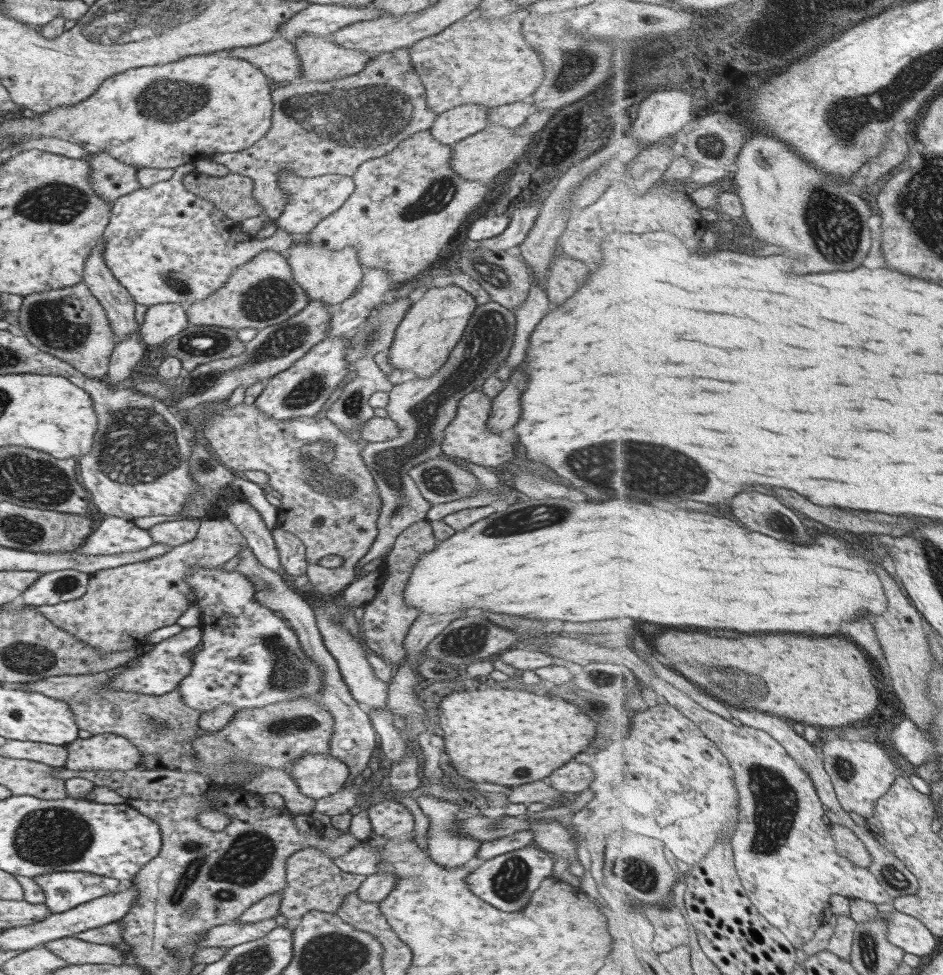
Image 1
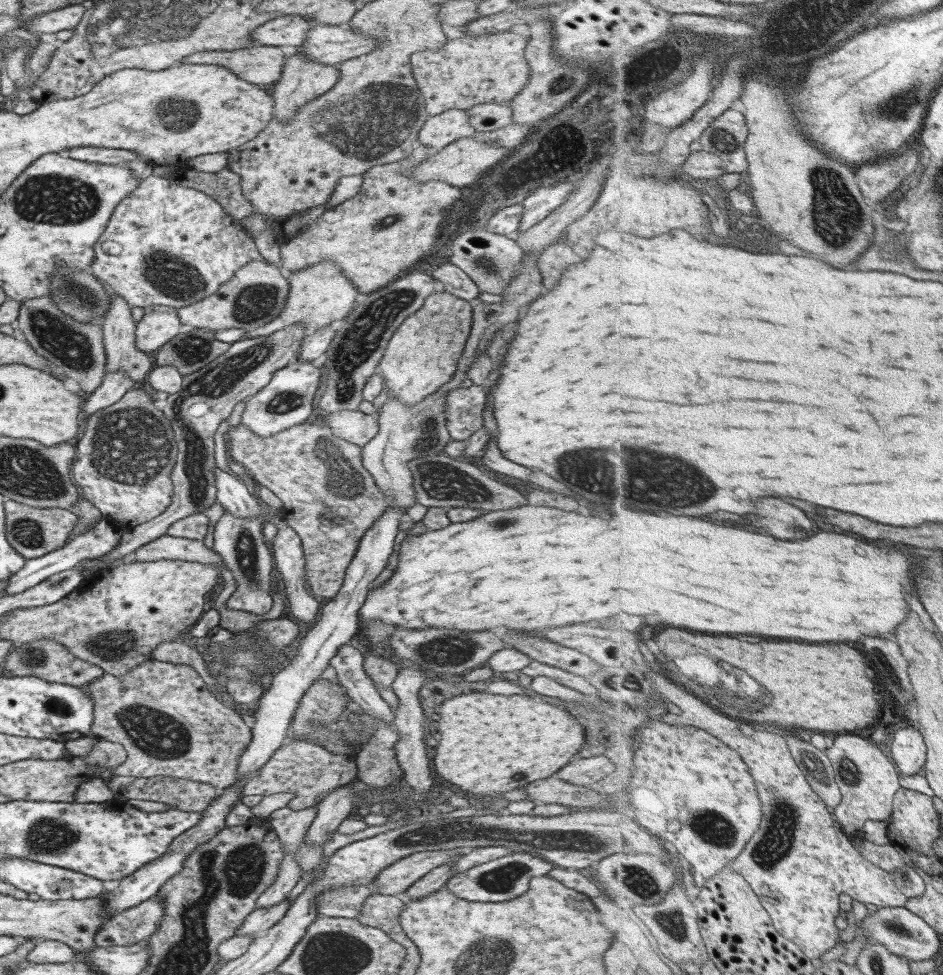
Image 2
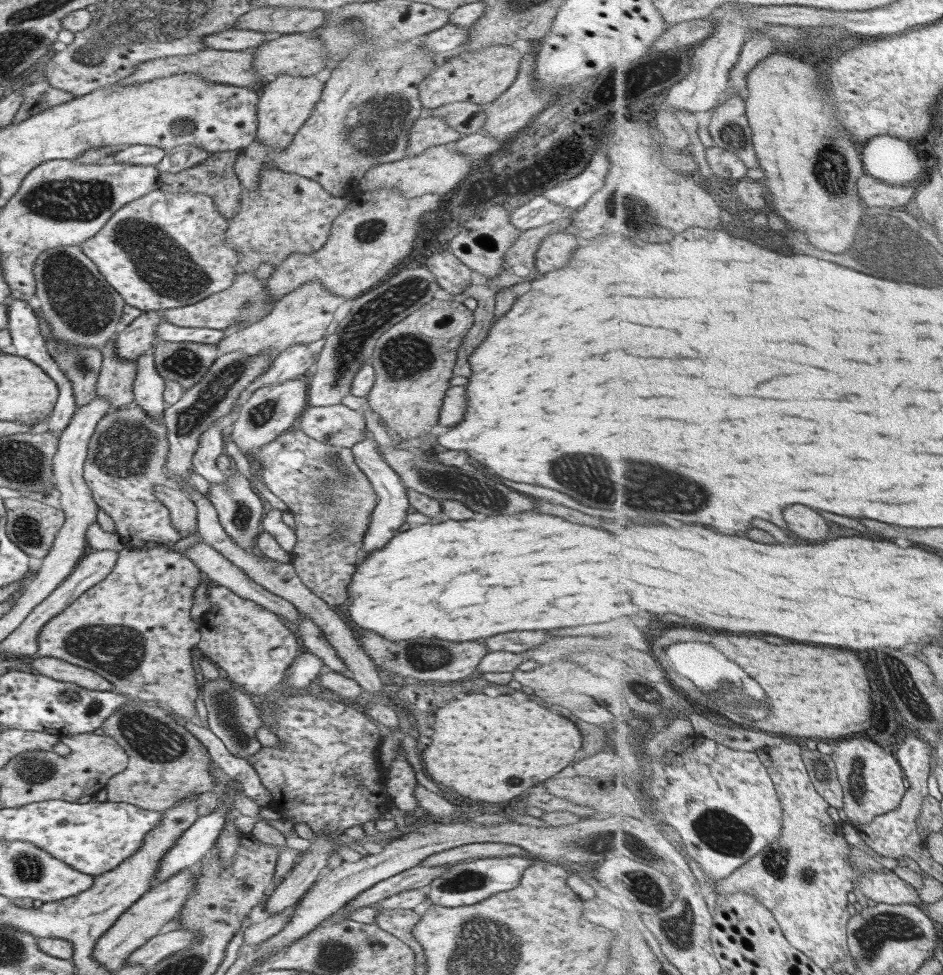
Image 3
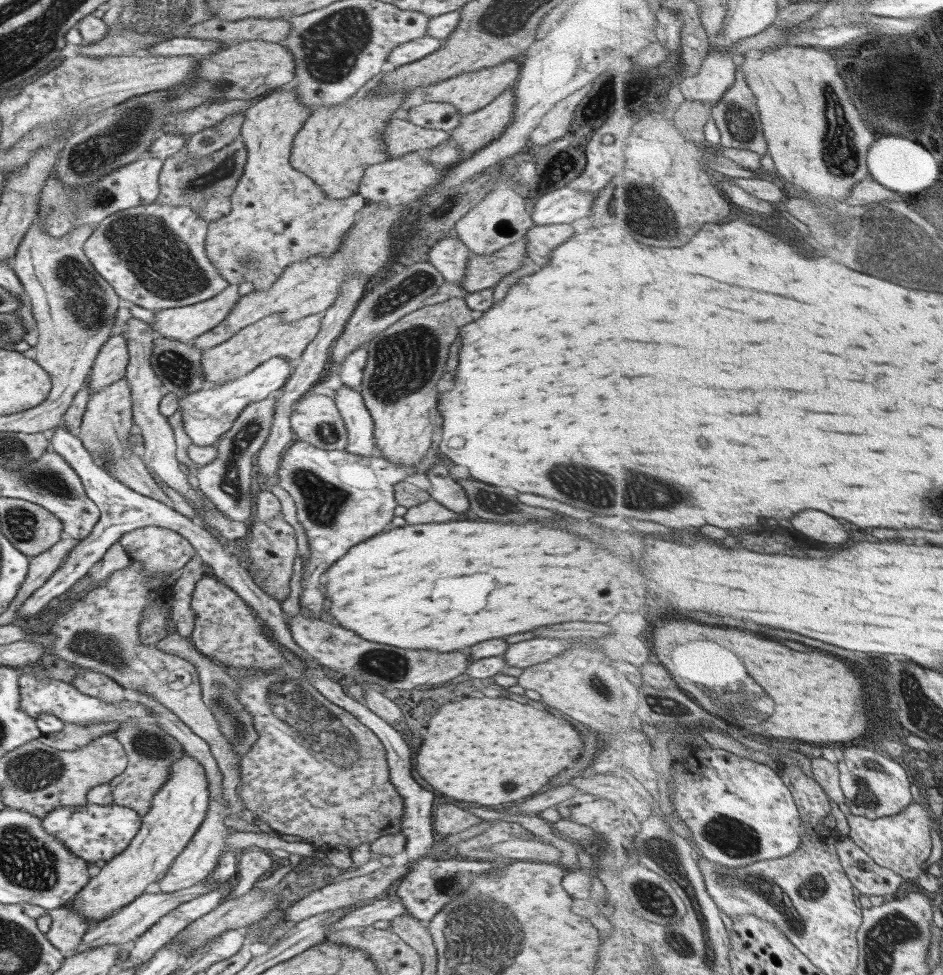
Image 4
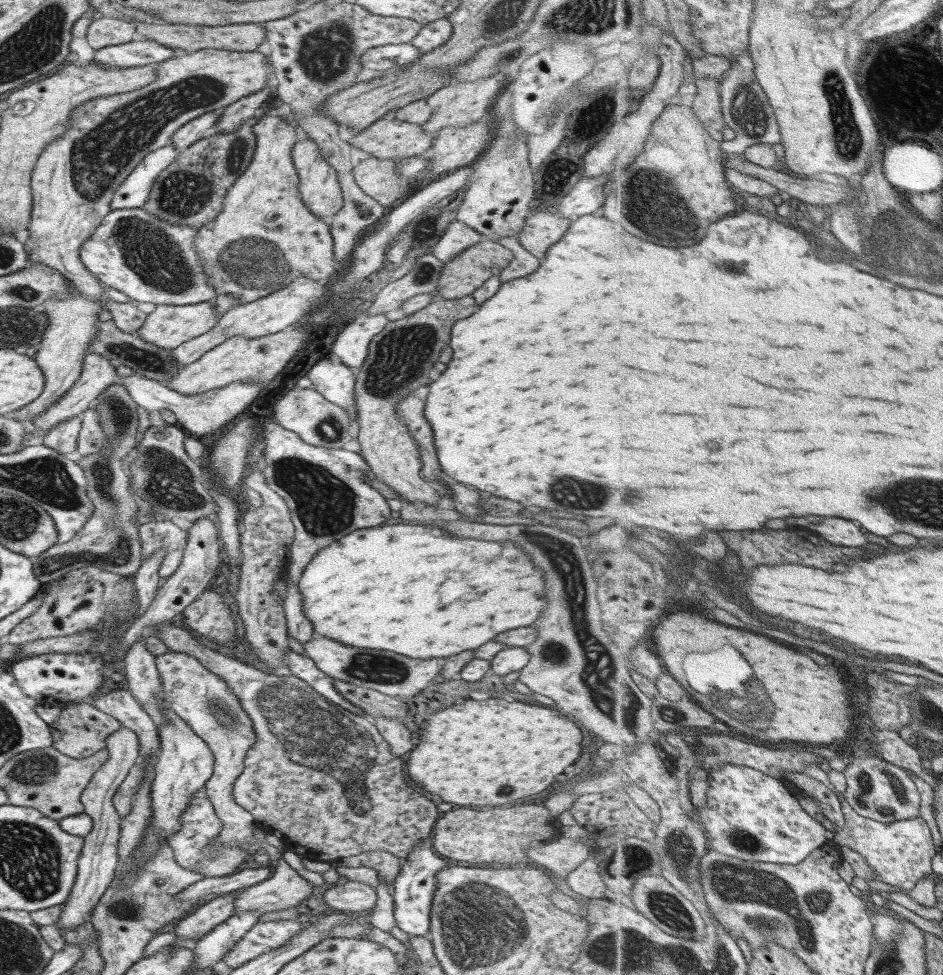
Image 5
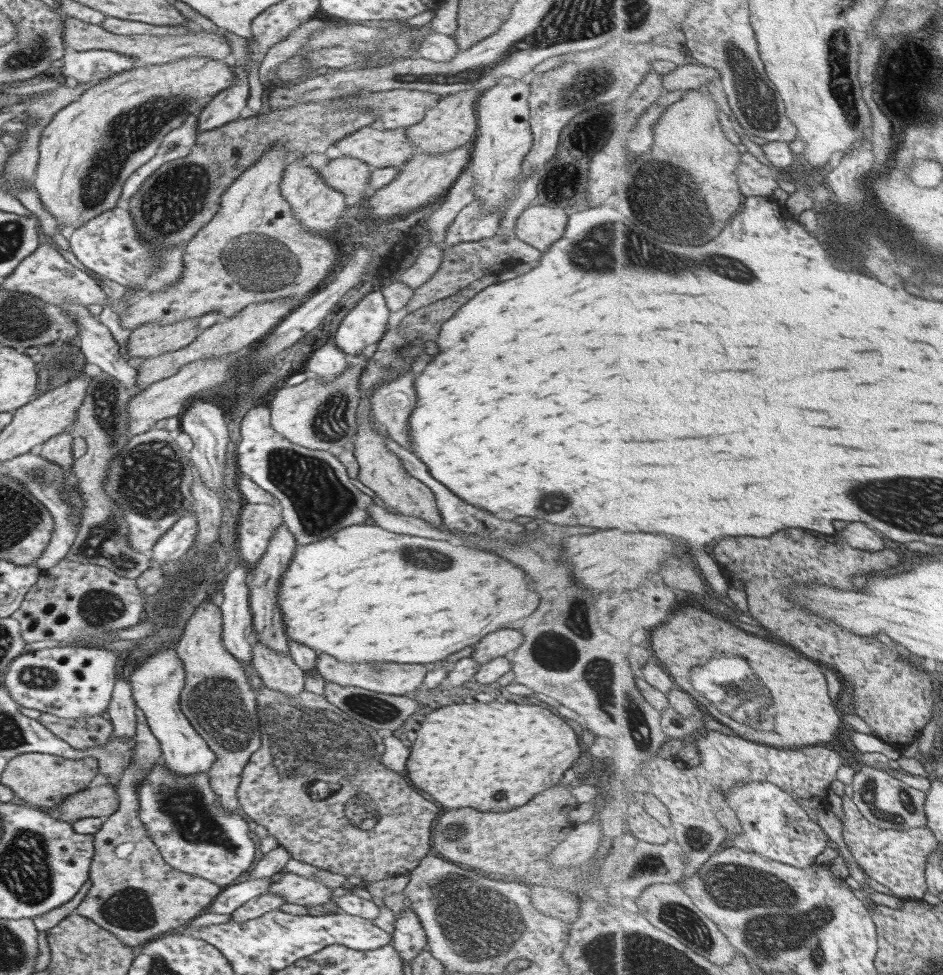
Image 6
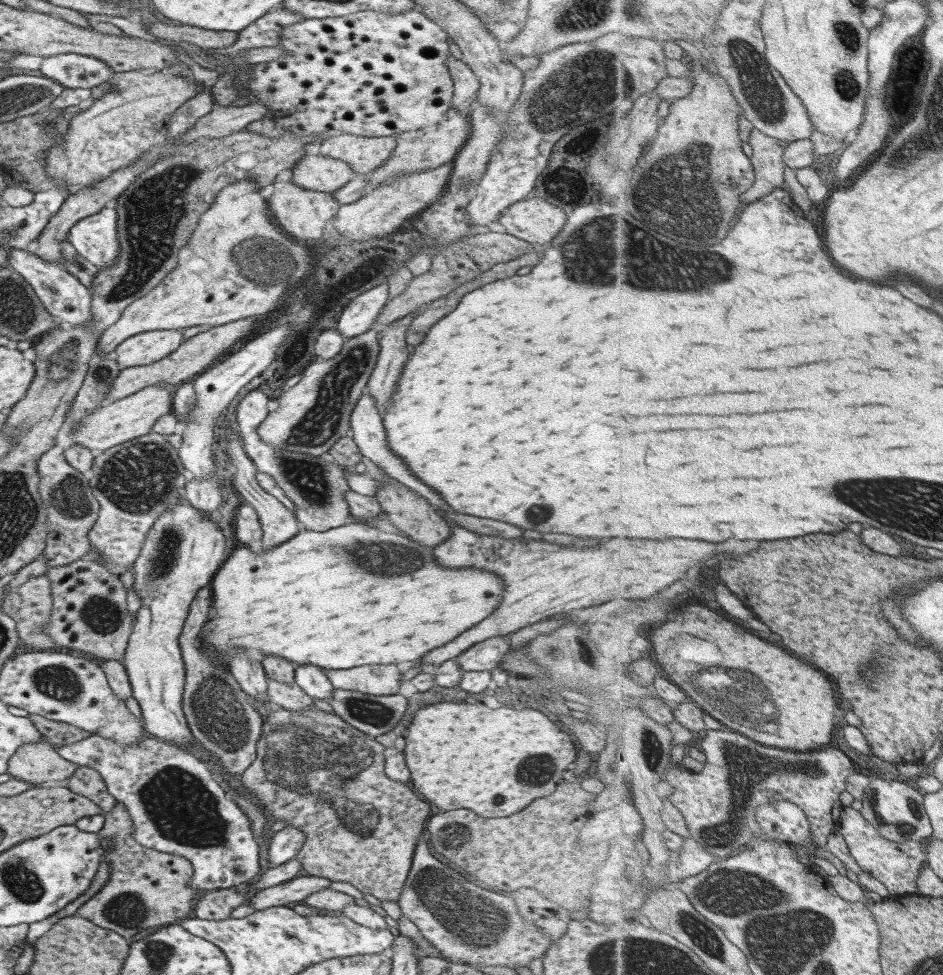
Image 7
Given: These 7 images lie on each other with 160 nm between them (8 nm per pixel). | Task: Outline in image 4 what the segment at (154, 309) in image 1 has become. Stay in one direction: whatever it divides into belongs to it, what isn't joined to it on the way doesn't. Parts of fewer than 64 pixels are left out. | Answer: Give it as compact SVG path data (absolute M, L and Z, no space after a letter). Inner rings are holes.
M116 331L101 345L86 381L89 392L97 393L111 383L124 378L127 366L126 338L120 331Z

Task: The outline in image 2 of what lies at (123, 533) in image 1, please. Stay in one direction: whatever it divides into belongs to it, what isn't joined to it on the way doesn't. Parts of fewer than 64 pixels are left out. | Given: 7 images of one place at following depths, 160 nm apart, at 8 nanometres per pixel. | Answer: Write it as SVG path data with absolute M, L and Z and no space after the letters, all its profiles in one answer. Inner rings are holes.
M105 519L97 520L94 526L89 530L75 535L73 538L67 540L65 544L57 550L48 552L39 558L31 558L24 561L24 565L15 574L12 574L4 586L4 594L19 594L38 582L62 570L76 568L83 561L93 560L102 554L109 553L115 545L118 545L118 540L122 535L121 531L115 529L113 525L109 524Z

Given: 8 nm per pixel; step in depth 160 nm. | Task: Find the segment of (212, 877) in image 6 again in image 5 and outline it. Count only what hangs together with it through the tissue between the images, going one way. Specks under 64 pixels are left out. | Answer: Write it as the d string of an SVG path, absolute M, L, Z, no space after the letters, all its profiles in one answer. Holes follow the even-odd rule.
M195 794L189 802L189 806L180 814L180 827L169 837L166 844L171 848L175 863L187 871L193 871L205 875L205 877L221 877L231 875L239 870L243 861L247 860L252 850L241 847L228 847L216 845L216 836L222 827L222 822L215 816L213 807L207 798L201 794Z

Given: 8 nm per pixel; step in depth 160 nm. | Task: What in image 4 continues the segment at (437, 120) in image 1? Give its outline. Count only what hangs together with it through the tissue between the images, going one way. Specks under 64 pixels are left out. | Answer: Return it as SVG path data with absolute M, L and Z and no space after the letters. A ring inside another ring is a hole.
M406 118L389 119L381 134L384 152L389 158L413 151L421 153L429 147L447 142L449 138L448 131L421 128Z

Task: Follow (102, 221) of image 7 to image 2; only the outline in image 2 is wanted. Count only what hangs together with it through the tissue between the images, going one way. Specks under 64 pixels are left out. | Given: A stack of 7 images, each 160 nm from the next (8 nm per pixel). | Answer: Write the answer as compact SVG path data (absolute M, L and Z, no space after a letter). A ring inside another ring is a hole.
M151 174L113 209L95 242L89 272L130 307L169 306L177 310L213 294L233 277L235 271L259 259L252 237L241 222L230 217L219 203L204 192Z

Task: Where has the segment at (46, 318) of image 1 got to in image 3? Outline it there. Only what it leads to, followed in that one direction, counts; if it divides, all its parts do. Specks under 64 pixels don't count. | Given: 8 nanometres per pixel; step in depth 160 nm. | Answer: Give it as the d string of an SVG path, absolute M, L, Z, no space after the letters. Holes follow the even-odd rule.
M40 310L33 312L44 338L46 351L71 382L76 409L91 402L96 396L95 386L102 365L100 349L93 346L70 346L58 342L52 337L51 327L47 327L47 320L43 319Z

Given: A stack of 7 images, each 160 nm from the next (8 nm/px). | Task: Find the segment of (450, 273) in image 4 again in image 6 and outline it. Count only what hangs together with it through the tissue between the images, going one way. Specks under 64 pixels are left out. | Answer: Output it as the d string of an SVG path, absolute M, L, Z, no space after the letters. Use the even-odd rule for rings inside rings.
M473 199L466 204L446 228L441 246L451 247L459 242L473 242L492 237L499 233L499 211L486 213L484 204Z

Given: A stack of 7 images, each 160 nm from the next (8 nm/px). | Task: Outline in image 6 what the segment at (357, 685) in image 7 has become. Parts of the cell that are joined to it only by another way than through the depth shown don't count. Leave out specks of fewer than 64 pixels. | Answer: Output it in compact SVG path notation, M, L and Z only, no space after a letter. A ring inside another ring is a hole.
M317 654L316 658L316 672L325 682L333 682L339 686L357 687L383 695L391 695L394 698L407 694L407 692L417 692L422 686L425 672L429 669L428 664L393 664L393 662L341 664L327 654L321 654L321 656Z

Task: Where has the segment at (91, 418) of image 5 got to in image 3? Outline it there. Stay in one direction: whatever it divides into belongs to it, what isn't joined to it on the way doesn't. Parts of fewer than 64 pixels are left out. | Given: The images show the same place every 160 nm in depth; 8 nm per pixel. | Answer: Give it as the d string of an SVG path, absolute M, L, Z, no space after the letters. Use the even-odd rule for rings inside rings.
M114 337L101 348L102 365L95 386L96 396L108 402L106 414L112 410L128 406L133 400L133 380L136 364L134 360L124 360L114 355ZM157 485L154 495L168 510L170 524L180 534L180 538L196 532L196 508L185 492L172 485Z

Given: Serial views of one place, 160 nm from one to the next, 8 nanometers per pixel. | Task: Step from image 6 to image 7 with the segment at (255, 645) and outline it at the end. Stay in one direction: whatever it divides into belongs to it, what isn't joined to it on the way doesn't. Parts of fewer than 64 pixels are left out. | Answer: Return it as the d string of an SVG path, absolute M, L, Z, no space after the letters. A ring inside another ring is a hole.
M267 678L267 680L266 693L272 706L305 714L306 709L312 705L312 698L307 696L295 682L285 684L272 678Z

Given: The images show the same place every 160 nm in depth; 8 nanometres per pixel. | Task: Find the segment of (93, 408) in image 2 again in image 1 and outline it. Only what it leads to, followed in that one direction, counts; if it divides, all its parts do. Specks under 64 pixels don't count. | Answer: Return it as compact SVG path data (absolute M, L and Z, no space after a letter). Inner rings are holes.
M138 331L115 341L115 344L103 380L111 388L120 388L130 380L131 372L136 368L137 361L141 360L147 346L142 342Z

